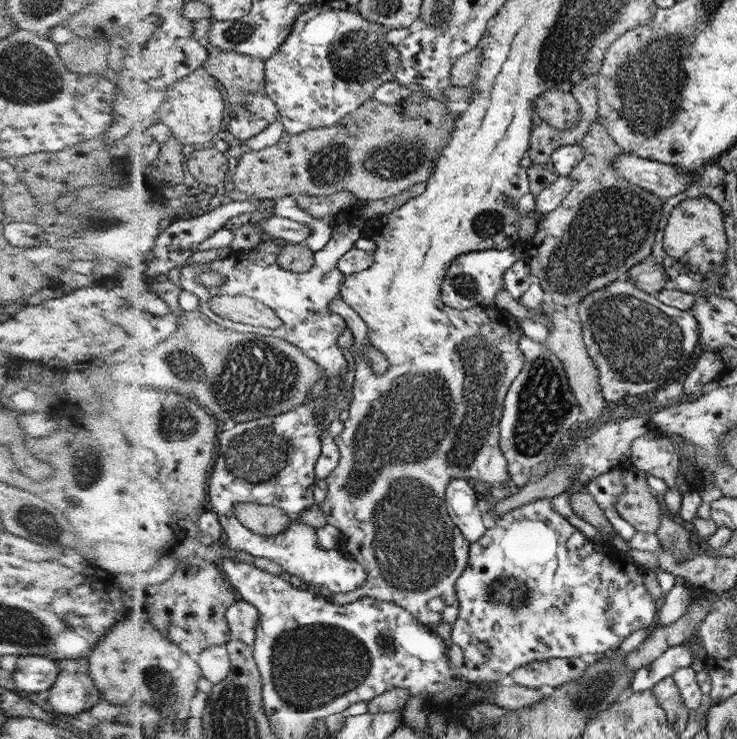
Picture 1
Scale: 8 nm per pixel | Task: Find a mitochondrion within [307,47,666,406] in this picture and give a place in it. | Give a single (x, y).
(611, 225)

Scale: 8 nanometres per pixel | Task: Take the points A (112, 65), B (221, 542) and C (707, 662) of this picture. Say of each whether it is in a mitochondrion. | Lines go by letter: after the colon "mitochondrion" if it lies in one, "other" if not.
A: other
B: other
C: other

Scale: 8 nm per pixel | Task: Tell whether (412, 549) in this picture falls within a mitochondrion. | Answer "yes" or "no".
yes

